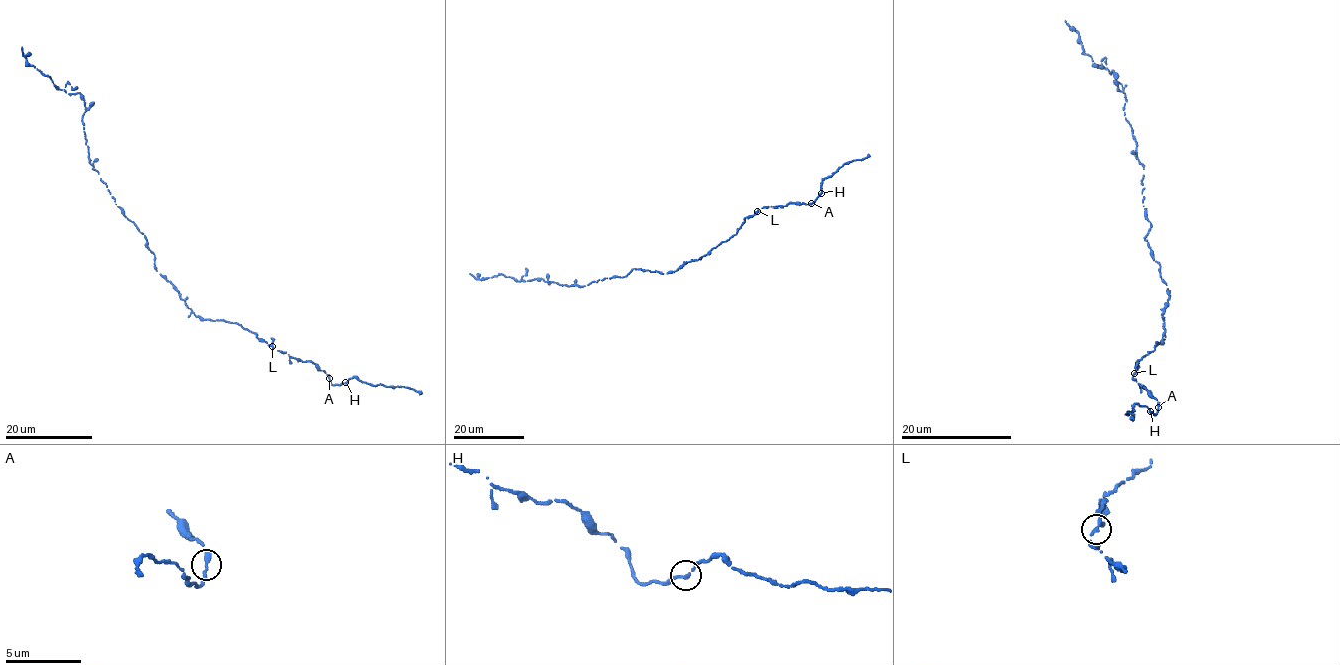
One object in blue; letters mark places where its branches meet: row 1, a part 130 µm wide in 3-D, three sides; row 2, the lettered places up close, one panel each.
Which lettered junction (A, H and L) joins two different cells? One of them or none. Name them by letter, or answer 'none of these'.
none of these

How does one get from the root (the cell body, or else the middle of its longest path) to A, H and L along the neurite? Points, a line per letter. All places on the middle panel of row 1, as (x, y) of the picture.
A: (673, 271), (705, 255), (735, 235), (744, 218), (758, 209), (789, 203), (811, 203)
H: (673, 271), (705, 255), (735, 235), (744, 218), (758, 209), (789, 203), (809, 204), (821, 193)
L: (673, 271), (705, 255), (735, 235), (744, 218), (757, 211)

